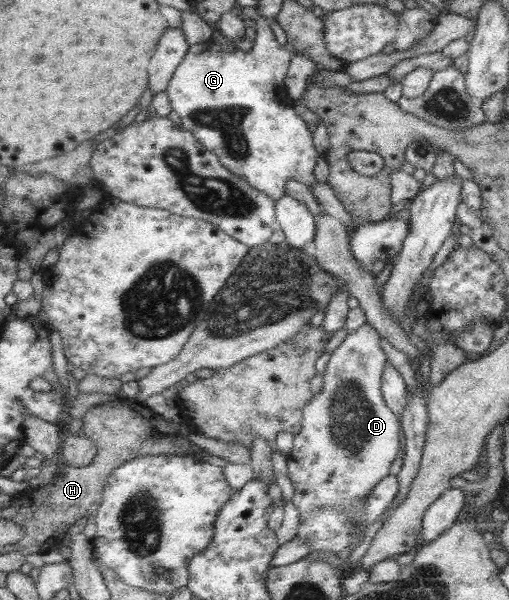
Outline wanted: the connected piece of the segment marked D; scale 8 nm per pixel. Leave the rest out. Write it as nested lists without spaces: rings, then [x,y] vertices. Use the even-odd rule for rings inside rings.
[[[370,323],[362,325],[353,335],[348,334],[330,354],[323,372],[323,391],[304,406],[303,429],[295,434],[293,451],[287,456],[290,479],[296,492],[292,502],[300,512],[300,520],[311,518],[321,507],[334,507],[346,511],[349,521],[361,522],[366,514],[363,500],[391,475],[391,465],[403,445],[402,422],[388,406],[382,392],[383,372],[388,361],[379,335]]]

